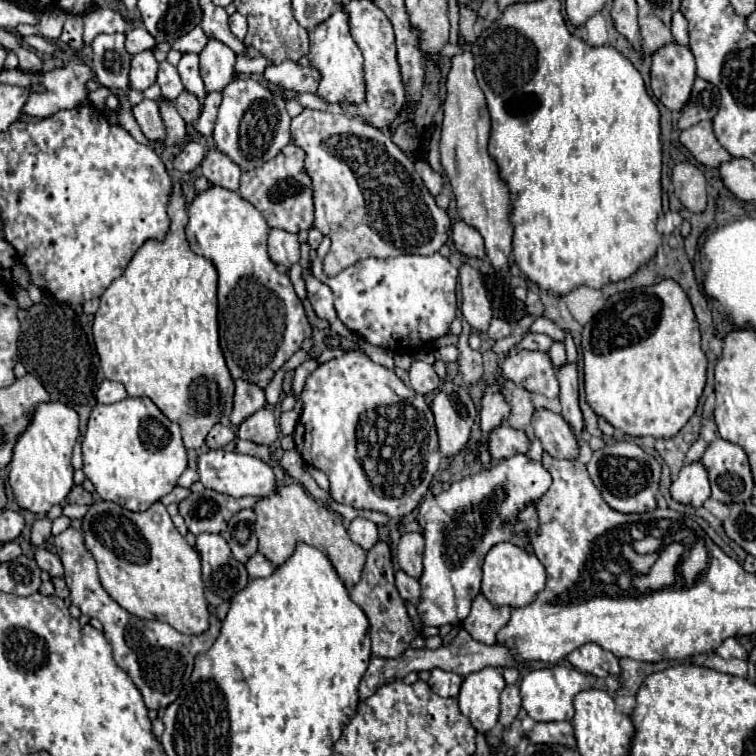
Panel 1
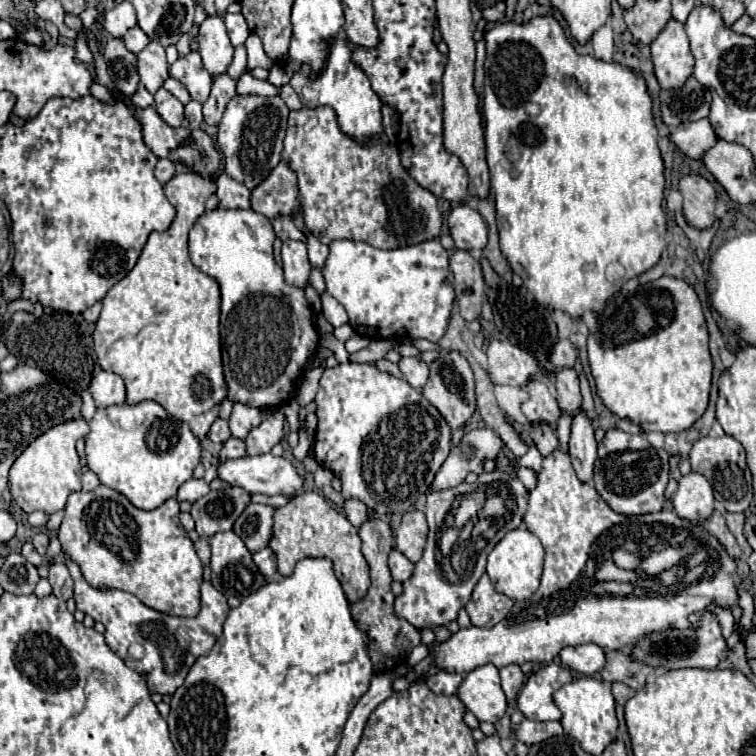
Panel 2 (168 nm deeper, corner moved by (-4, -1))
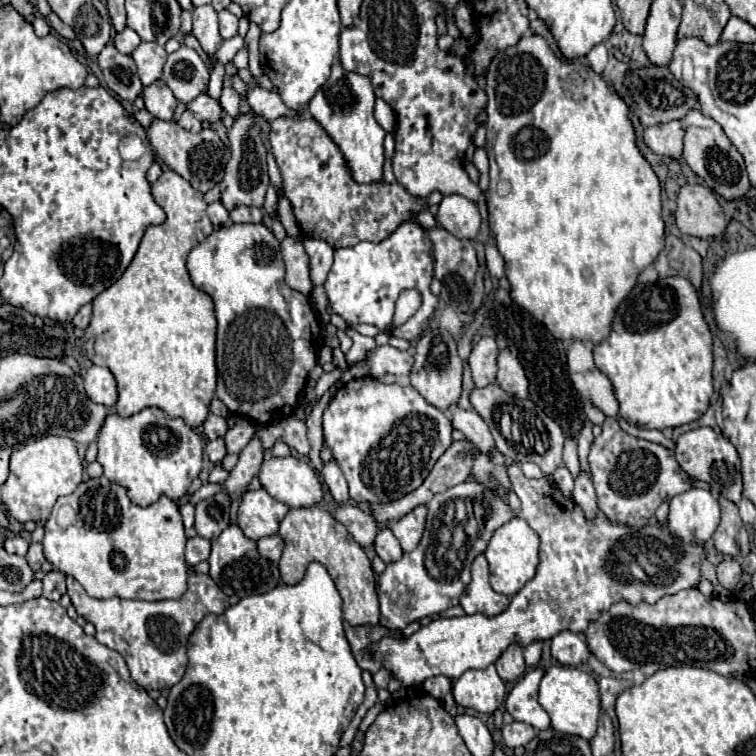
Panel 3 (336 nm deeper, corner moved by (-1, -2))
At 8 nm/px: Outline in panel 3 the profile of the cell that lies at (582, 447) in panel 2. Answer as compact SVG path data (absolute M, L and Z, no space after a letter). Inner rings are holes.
M580 472L578 478L574 480L574 490L572 490L574 502L584 510L586 518L594 518L598 512L596 506L596 492L592 486L592 478L588 472Z

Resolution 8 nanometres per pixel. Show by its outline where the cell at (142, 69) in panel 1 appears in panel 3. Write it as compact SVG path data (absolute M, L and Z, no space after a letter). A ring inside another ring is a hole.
M142 42L134 52L132 58L138 66L138 76L144 86L150 86L152 82L162 78L162 68L168 58L166 50L158 46L156 42Z

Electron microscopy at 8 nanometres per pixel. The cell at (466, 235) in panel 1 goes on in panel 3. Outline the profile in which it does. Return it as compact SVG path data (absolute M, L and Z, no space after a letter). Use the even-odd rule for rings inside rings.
M444 196L436 220L460 240L474 240L480 232L480 212L476 204L464 196Z

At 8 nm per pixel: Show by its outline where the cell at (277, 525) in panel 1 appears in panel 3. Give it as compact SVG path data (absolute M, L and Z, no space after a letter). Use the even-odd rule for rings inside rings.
M316 504L310 508L292 508L280 522L278 534L284 540L284 552L278 564L284 584L296 584L304 576L304 570L310 562L320 562L332 576L342 596L344 620L348 624L378 624L380 612L372 562L350 536L350 532L324 506Z

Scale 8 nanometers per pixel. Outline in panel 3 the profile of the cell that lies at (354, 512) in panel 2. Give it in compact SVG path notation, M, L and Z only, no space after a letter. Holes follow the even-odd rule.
M332 460L330 464L324 466L324 474L322 474L324 482L328 484L328 490L332 494L332 498L336 500L336 504L346 504L350 500L350 494L348 494L348 484L346 484L346 478L342 476L340 468L336 466L336 462Z

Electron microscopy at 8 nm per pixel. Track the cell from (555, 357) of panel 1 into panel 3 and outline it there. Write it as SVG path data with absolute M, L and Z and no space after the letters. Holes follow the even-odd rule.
M568 436L566 442L564 442L564 464L572 472L574 478L576 478L576 474L580 474L580 464L578 464L578 454L576 454L576 440L572 436Z

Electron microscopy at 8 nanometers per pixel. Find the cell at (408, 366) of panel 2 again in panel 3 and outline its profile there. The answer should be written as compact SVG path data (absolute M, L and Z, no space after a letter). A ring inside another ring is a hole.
M390 344L386 346L378 346L372 356L366 358L370 364L370 372L372 376L380 376L380 374L394 374L394 376L408 376L414 368L414 356L412 352L400 352L396 348L392 348Z

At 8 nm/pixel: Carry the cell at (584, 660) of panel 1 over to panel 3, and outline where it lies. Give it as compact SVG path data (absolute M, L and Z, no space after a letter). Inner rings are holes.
M564 630L552 638L552 656L562 666L582 666L590 658L590 648L584 636Z

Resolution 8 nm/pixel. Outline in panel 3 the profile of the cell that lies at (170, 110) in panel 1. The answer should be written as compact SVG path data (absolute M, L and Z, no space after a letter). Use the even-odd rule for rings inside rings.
M156 80L152 86L146 86L142 92L142 98L146 102L146 110L160 120L174 120L174 110L178 100L174 98L172 90L162 80Z

